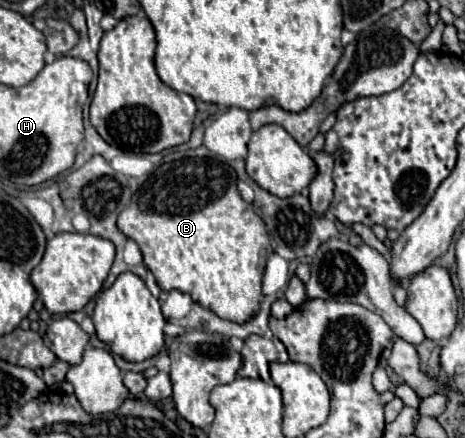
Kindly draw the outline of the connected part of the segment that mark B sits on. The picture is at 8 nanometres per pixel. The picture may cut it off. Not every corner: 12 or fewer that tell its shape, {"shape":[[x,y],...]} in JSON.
{"shape":[[210,157],[162,163],[118,215],[164,291],[252,319],[264,221]]}

